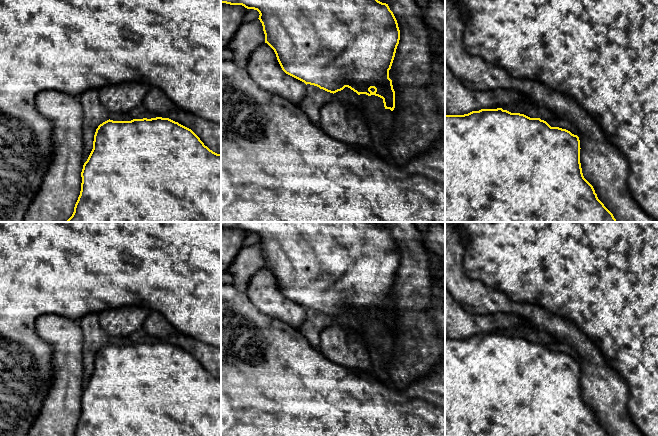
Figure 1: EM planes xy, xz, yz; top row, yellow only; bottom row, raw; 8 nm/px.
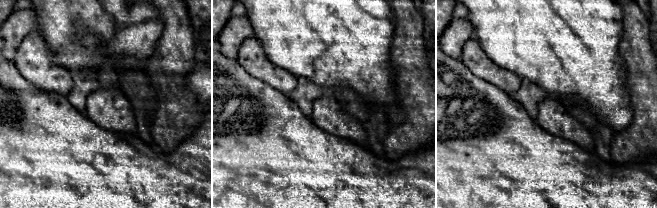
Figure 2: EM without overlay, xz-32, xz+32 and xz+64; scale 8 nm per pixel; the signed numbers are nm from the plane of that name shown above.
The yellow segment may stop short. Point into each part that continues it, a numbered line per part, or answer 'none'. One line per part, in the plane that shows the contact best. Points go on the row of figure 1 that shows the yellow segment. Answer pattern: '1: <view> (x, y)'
none

